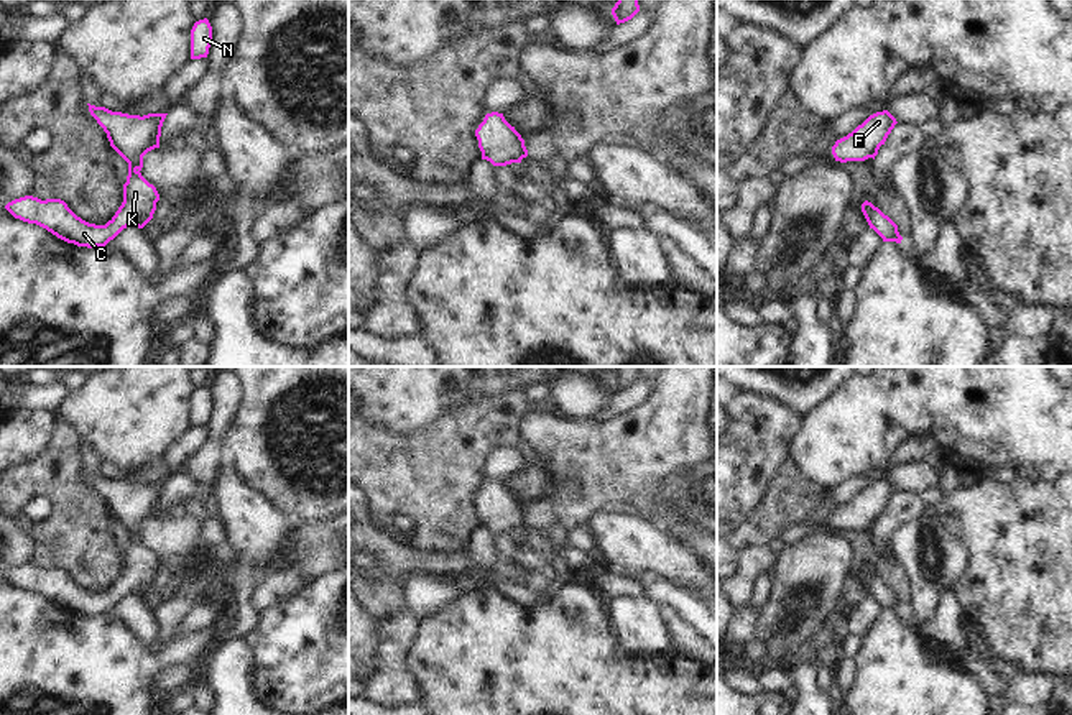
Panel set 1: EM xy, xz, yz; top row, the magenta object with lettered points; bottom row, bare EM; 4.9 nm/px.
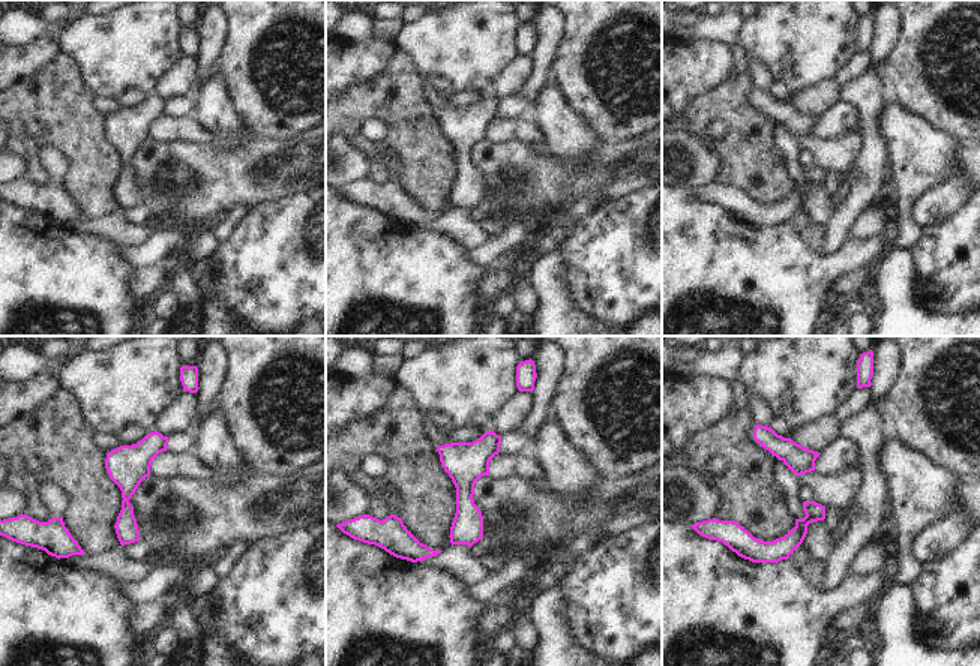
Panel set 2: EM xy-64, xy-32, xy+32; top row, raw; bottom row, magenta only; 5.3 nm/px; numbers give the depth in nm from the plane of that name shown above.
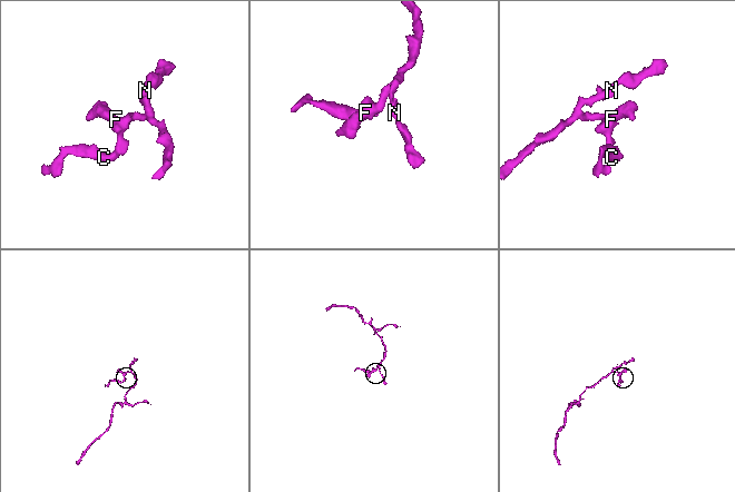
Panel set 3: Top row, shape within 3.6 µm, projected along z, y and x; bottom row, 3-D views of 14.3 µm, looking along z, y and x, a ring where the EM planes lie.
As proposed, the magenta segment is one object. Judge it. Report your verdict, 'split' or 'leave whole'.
leave whole

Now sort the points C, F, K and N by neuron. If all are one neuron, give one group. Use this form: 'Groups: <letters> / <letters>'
Groups: C F K N

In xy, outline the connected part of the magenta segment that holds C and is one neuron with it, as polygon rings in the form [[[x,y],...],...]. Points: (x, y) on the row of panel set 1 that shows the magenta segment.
[[[89,105],[90,115],[107,133],[110,146],[128,163],[123,184],[123,202],[105,225],[95,225],[77,217],[64,201],[41,201],[33,196],[15,199],[5,209],[28,224],[36,224],[58,238],[77,247],[105,247],[123,228],[143,228],[156,210],[159,194],[141,176],[143,156],[159,148],[161,127],[168,113],[128,115],[105,107]]]

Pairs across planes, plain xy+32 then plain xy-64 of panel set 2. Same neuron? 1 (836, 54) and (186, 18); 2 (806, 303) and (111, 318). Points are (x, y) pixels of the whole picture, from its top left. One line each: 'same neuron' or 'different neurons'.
1: different neurons
2: same neuron

